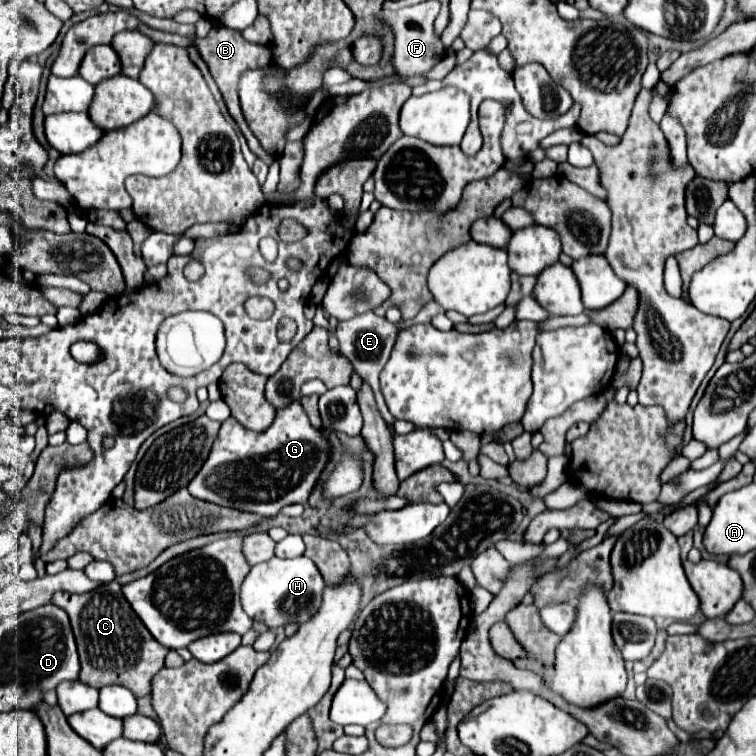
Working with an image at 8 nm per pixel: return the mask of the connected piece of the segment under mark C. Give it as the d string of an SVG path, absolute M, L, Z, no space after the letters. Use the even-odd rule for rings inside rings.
M116 581L100 585L100 589L84 595L56 593L56 597L52 597L52 603L62 607L72 621L82 667L78 681L96 689L106 685L124 685L136 697L150 693L152 677L164 667L168 649L150 635L150 631L124 599Z

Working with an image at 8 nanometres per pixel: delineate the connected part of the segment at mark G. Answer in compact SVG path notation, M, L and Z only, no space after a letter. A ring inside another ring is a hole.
M294 401L276 409L274 423L262 433L242 427L234 417L226 419L208 459L186 489L190 495L216 505L274 517L286 505L308 503L328 461L328 437L322 429L310 425L304 407L300 401Z

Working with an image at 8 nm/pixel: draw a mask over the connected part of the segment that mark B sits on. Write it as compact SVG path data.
M144 23L138 25L138 31L144 33L146 37L150 37L154 43L166 43L166 45L176 45L176 47L186 47L186 49L194 45L194 47L198 49L200 57L204 59L204 63L208 65L210 75L212 75L212 79L216 81L218 91L222 93L222 99L224 99L224 103L226 103L226 107L228 107L228 113L232 115L232 119L234 119L236 125L240 127L242 135L246 137L250 151L252 151L258 159L262 159L266 165L272 165L272 163L276 161L270 153L264 153L262 145L256 141L256 137L252 137L252 131L248 129L248 125L246 125L246 121L244 121L244 115L242 115L242 111L240 111L240 101L238 101L238 79L240 79L240 75L242 75L244 71L248 71L248 69L264 69L264 67L268 67L268 65L272 63L272 49L270 49L268 45L250 43L250 41L246 41L246 39L242 37L240 31L230 29L230 27L224 27L224 25L214 25L214 27L210 29L210 33L208 33L204 39L200 39L200 37L192 37L192 39L190 39L190 37L180 37L180 35L174 35L174 33L156 31L156 29L150 29L150 27L144 25Z

